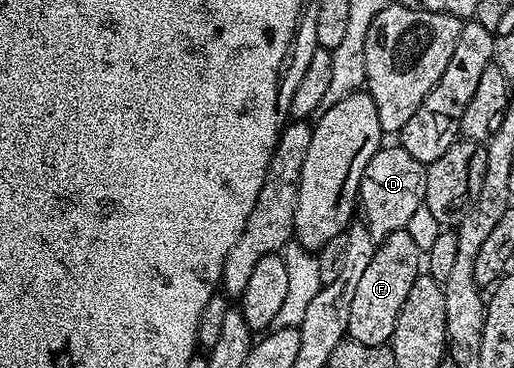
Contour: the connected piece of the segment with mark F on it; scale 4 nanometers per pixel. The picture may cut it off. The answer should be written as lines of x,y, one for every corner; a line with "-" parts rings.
400,228
387,234
384,240
374,247
371,262
363,273
355,298
351,301
351,314
347,317
347,336
363,346
388,345
393,338
395,322
399,322
399,310
411,291
411,282
423,268
423,248
417,245
412,231

